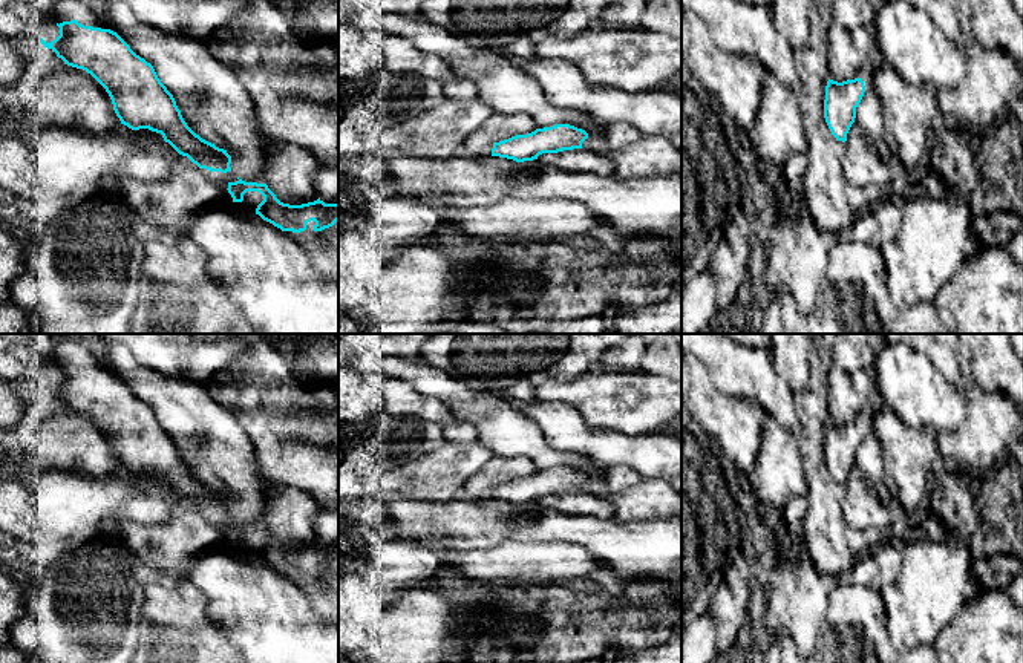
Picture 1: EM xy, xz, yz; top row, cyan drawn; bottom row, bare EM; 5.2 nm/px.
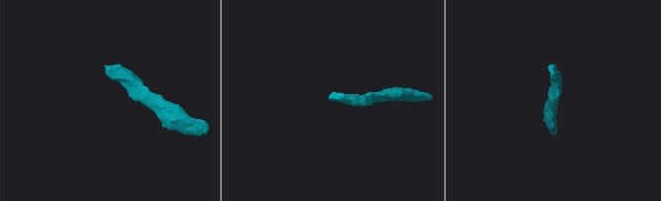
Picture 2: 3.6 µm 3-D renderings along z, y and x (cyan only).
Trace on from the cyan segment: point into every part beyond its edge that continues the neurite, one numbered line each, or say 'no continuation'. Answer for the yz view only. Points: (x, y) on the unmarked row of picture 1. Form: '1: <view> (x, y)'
no continuation

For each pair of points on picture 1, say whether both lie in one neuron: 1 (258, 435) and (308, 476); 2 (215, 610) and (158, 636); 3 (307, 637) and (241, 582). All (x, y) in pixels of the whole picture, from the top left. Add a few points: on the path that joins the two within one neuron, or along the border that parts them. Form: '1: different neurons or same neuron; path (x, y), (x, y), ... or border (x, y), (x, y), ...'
1: same neuron; path (270, 447), (287, 464), (296, 464)
2: different neurons; border (190, 581), (204, 596), (205, 614), (230, 639)
3: same neuron; path (290, 631), (258, 599)

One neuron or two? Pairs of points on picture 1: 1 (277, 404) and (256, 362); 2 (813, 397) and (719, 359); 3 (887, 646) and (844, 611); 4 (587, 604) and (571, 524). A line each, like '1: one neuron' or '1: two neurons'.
1: one neuron
2: two neurons
3: one neuron
4: two neurons

